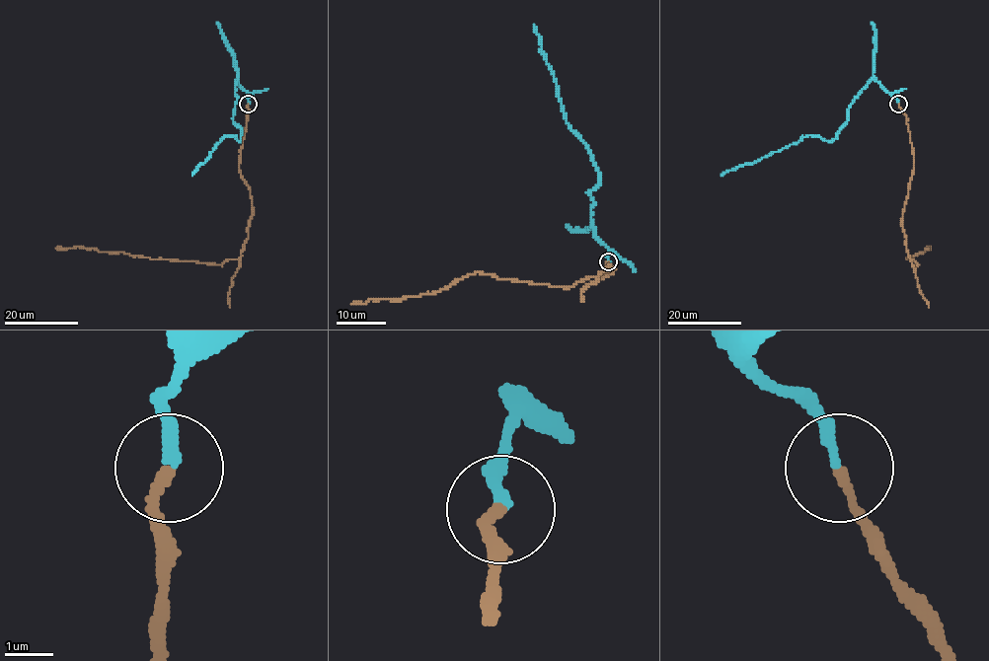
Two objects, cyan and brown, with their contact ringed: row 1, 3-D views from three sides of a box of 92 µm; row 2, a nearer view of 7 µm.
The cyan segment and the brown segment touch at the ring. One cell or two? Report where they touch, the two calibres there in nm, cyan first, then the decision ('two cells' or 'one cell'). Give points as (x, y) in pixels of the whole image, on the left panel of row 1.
at (248, 104); 260 nm thick on the cyan side, 200 nm on the other; one cell

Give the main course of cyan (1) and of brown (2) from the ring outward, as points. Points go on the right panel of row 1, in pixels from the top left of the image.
1: (898, 103), (872, 80), (854, 100), (847, 121), (831, 140), (802, 136), (792, 145), (731, 169), (722, 176)
2: (898, 103), (906, 117), (914, 159), (902, 227), (909, 258), (918, 264), (906, 258), (930, 248)

